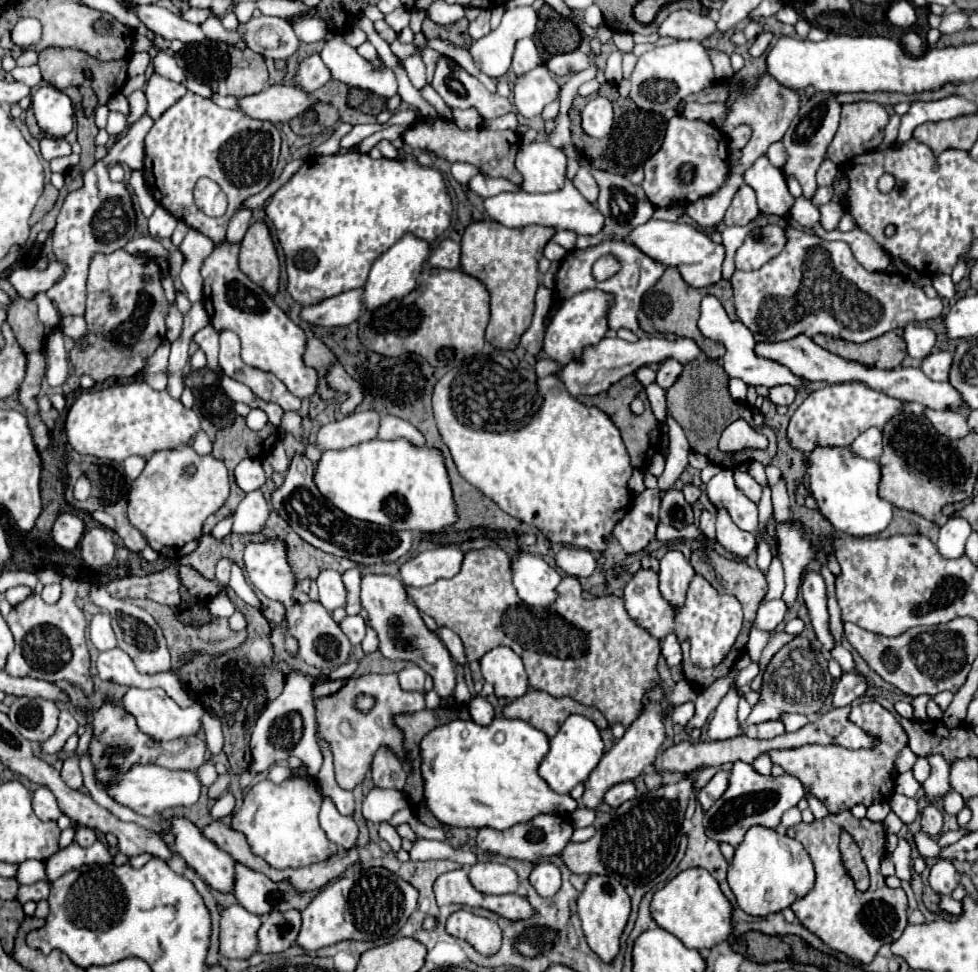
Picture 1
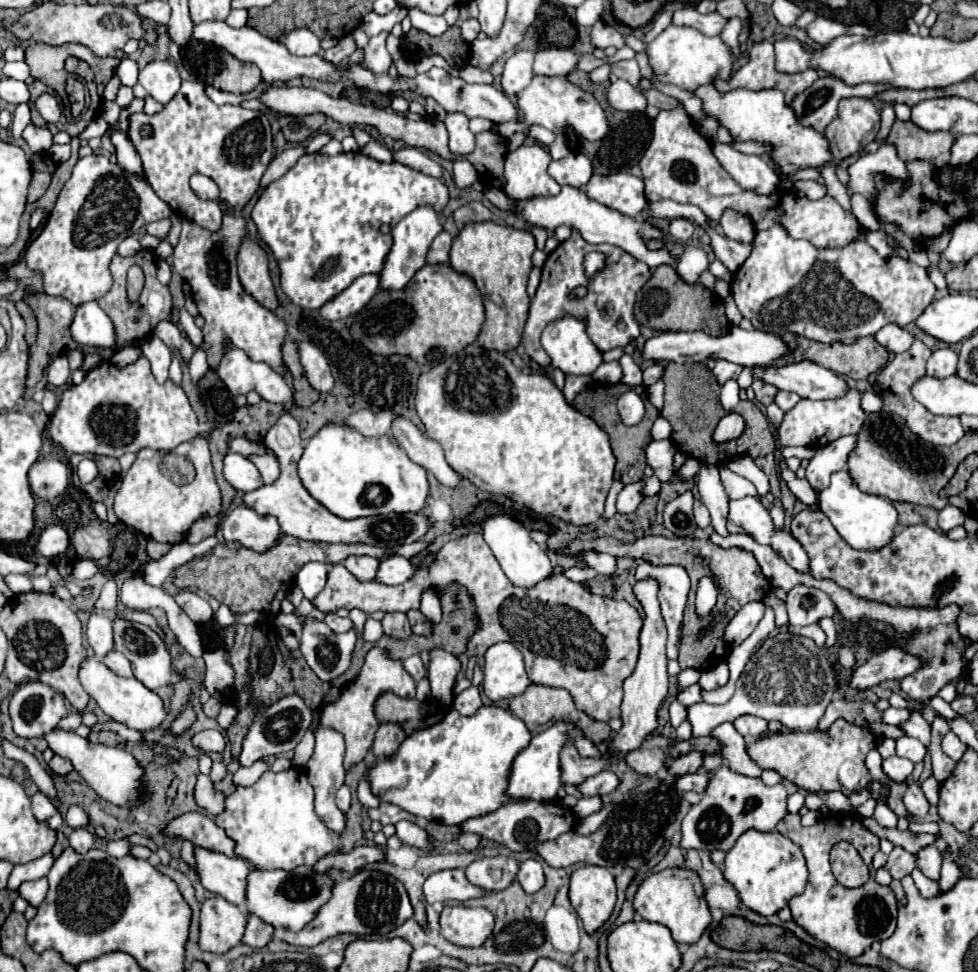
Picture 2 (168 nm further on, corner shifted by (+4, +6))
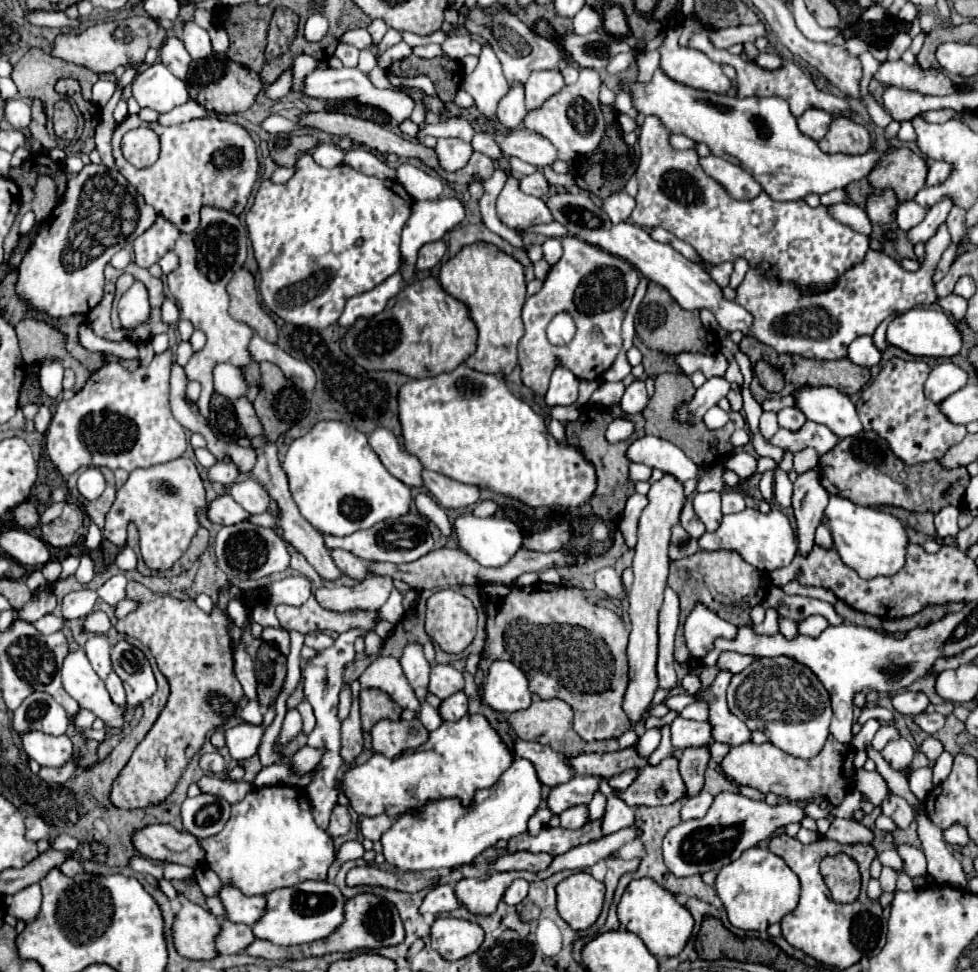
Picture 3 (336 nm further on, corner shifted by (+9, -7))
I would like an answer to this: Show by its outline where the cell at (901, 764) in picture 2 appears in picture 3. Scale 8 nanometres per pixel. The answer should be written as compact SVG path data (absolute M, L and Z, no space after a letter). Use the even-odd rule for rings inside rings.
M864 768L856 770L854 772L854 788L860 790L862 794L866 794L874 806L880 806L880 802L888 796L888 786L876 770L874 772L868 772Z

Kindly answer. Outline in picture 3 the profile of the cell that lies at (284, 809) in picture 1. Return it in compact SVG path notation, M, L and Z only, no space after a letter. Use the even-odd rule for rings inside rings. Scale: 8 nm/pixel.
M292 786L254 788L242 802L232 804L232 816L224 830L216 836L204 838L200 846L206 850L204 864L218 874L222 884L234 886L246 896L264 896L270 894L270 890L296 886L298 882L306 880L326 880L328 866L336 856L332 836L318 828L312 818L312 806L306 798L306 792Z

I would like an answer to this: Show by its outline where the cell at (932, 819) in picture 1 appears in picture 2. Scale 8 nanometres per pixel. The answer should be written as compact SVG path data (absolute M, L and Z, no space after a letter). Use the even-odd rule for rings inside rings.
M909 785L907 793L903 797L903 803L905 803L905 807L913 819L923 819L929 813L929 801L923 795L919 785Z

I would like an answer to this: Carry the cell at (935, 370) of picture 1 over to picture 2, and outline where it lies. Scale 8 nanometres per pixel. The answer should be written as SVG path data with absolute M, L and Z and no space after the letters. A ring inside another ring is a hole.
M951 347L937 349L927 361L927 375L943 379L955 375L955 367L957 367L957 353Z

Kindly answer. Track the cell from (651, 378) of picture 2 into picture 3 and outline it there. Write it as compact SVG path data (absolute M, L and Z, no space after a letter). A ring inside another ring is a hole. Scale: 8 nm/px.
M634 380L624 392L624 396L620 400L620 408L624 414L636 414L636 412L642 412L646 408L646 404L648 404L648 394L646 394L644 382Z

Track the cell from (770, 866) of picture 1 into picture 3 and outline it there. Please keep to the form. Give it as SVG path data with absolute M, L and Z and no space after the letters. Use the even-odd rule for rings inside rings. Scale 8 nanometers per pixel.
M750 848L728 866L724 866L714 884L726 912L728 922L740 930L764 932L770 924L780 922L798 906L800 882L798 876L786 866L786 862L772 854L768 848Z

